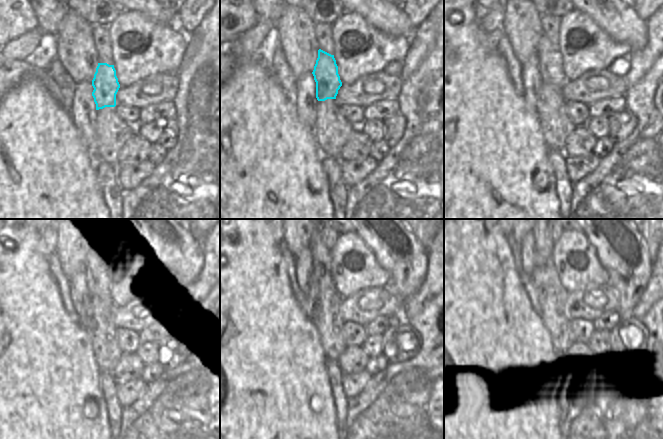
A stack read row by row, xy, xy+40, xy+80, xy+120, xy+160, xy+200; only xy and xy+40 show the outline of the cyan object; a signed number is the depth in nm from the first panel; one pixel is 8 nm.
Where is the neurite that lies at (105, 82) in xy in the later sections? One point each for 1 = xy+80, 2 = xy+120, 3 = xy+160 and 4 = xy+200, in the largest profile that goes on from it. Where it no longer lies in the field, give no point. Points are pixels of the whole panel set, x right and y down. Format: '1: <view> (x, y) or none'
1: xy+80 (549, 59)
2: xy+120 (98, 281)
3: xy+160 (320, 253)
4: xy+200 (542, 241)

